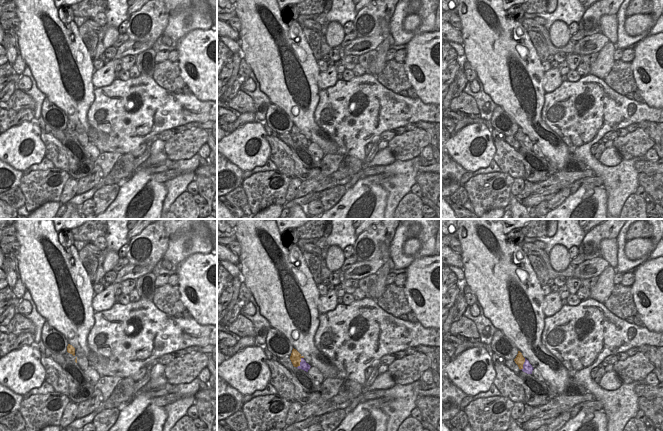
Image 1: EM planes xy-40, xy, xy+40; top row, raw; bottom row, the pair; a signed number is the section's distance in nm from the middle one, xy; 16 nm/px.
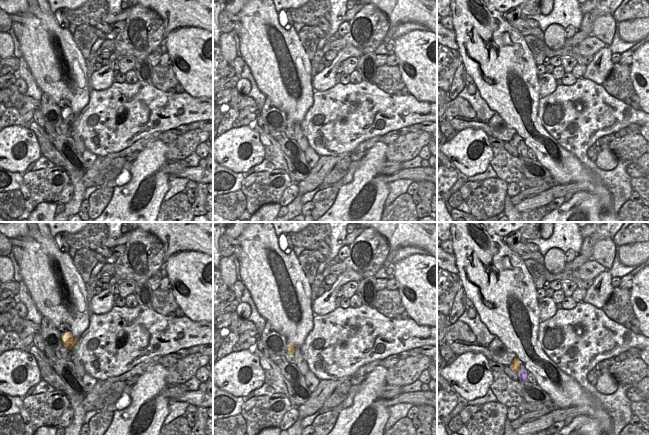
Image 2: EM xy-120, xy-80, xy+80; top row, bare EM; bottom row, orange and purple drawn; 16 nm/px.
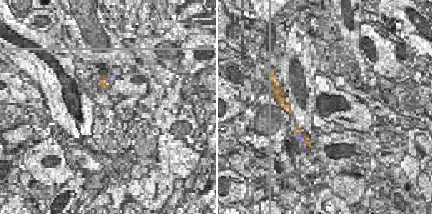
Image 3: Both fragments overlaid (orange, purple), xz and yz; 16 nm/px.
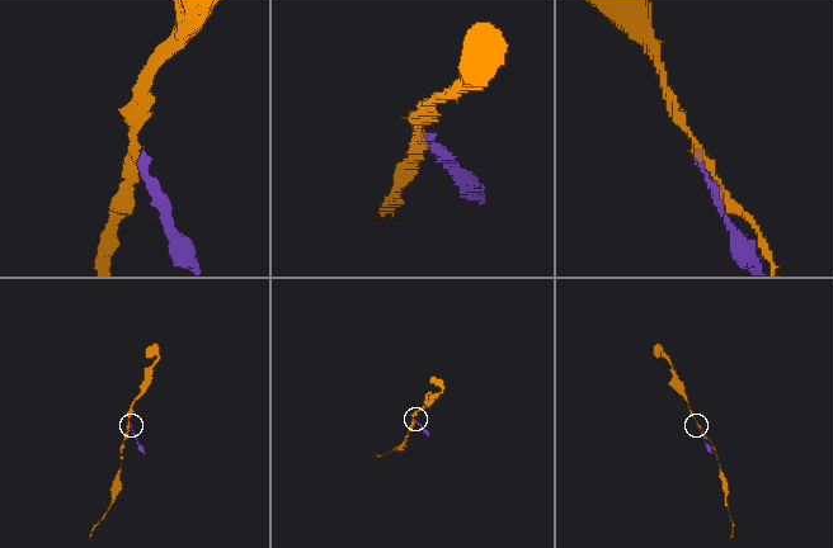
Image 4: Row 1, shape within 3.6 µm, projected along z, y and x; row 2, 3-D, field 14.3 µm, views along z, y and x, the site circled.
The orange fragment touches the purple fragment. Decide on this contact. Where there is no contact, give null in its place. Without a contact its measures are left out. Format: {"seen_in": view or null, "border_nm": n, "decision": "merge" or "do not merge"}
{"seen_in": "xy", "border_nm": 200, "decision": "do not merge"}

